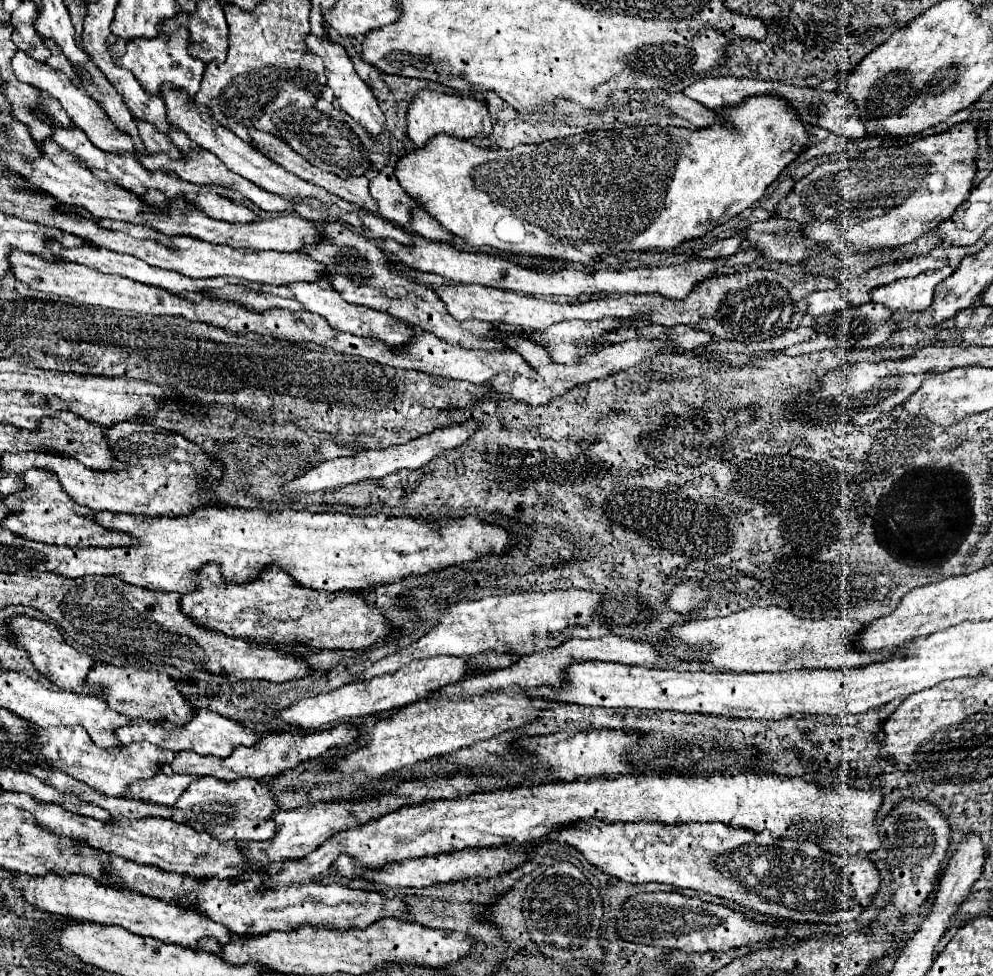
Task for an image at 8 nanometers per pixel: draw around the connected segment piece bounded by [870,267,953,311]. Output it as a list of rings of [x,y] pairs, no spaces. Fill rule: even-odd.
[[[945,267],[941,271],[927,271],[911,279],[895,281],[891,285],[877,287],[870,291],[871,301],[885,305],[889,309],[911,309],[911,311],[923,311],[933,301],[933,291],[937,287],[939,279],[945,279],[953,273],[951,267]]]

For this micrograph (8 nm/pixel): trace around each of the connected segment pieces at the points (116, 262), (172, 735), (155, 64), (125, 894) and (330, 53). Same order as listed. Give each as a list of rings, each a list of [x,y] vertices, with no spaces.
[[[47,241],[47,247],[59,255],[61,259],[65,261],[73,261],[73,263],[81,263],[81,265],[87,265],[87,267],[93,267],[93,269],[101,269],[103,273],[115,273],[115,275],[121,275],[121,277],[129,277],[133,281],[139,281],[139,283],[145,283],[145,285],[153,285],[153,287],[161,287],[161,289],[167,289],[169,293],[175,293],[175,295],[183,295],[187,291],[191,293],[203,293],[203,289],[221,289],[223,285],[229,285],[229,283],[241,283],[241,285],[247,285],[251,291],[269,291],[269,293],[275,293],[275,295],[281,295],[281,297],[293,297],[293,293],[287,289],[287,287],[269,287],[269,285],[249,285],[247,281],[233,281],[231,277],[215,277],[215,279],[189,279],[181,273],[175,273],[175,271],[167,271],[167,269],[159,269],[159,267],[153,267],[149,263],[145,263],[143,259],[137,259],[133,255],[123,255],[123,253],[115,253],[111,249],[105,249],[105,247],[95,247],[95,245],[79,245],[79,247],[63,247],[59,245],[59,241]]]
[[[209,709],[195,711],[193,719],[185,725],[173,725],[169,721],[147,721],[147,719],[131,719],[125,727],[119,727],[115,731],[115,737],[121,743],[133,743],[133,741],[149,741],[157,747],[169,749],[169,751],[195,751],[199,755],[215,755],[215,757],[229,757],[235,747],[239,745],[255,745],[259,735],[253,733],[247,727],[241,727],[239,723],[213,713]]]
[[[179,29],[179,33],[173,33],[171,37],[159,35],[151,41],[129,41],[125,55],[121,55],[121,57],[115,55],[115,61],[121,67],[129,69],[149,95],[161,97],[163,87],[173,85],[173,89],[185,91],[189,95],[189,99],[193,99],[195,93],[199,91],[205,63],[201,59],[195,59],[189,53],[189,47],[191,47],[191,39],[189,39],[187,29]]]
[[[49,871],[43,877],[31,877],[27,873],[13,875],[11,881],[13,889],[21,891],[21,899],[27,901],[33,907],[39,907],[49,913],[65,915],[79,921],[91,921],[91,923],[105,923],[105,925],[119,925],[135,935],[153,937],[165,943],[181,943],[185,947],[195,947],[199,939],[203,937],[215,937],[217,941],[231,941],[231,937],[237,937],[233,933],[227,933],[223,925],[215,925],[213,921],[207,921],[205,917],[199,917],[195,911],[185,911],[175,905],[167,905],[165,901],[155,901],[151,897],[139,895],[129,889],[115,889],[97,883],[95,879],[87,875],[59,875],[55,871]]]
[[[313,35],[307,37],[307,45],[309,45],[309,49],[311,49],[315,55],[323,57],[323,61],[325,61],[325,71],[327,71],[327,85],[333,89],[335,99],[337,99],[337,103],[341,105],[341,109],[343,109],[347,115],[351,115],[373,139],[379,139],[379,135],[381,135],[383,129],[385,129],[385,115],[383,115],[383,111],[379,109],[377,99],[375,99],[373,91],[369,89],[369,85],[357,75],[357,71],[355,71],[355,67],[353,67],[353,63],[351,63],[349,55],[345,53],[345,49],[343,49],[341,45],[337,45],[337,43],[333,43],[331,39],[319,39],[319,41],[317,41],[317,37],[313,37]]]

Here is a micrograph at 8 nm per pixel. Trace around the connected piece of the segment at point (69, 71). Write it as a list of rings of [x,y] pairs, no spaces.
[[[45,41],[45,45],[49,47],[49,51],[51,51],[51,57],[47,59],[47,65],[49,67],[55,67],[55,69],[61,69],[67,77],[77,86],[81,86],[81,81],[75,73],[75,69],[71,67],[71,63],[67,61],[67,57],[63,57],[63,53],[61,53],[61,49],[57,47],[57,45],[51,45],[49,41]]]

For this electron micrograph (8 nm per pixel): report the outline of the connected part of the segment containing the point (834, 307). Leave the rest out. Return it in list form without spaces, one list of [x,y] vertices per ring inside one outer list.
[[[839,289],[815,291],[815,293],[807,295],[805,301],[807,301],[807,315],[811,315],[813,319],[817,319],[821,315],[835,313],[835,311],[839,311],[839,309],[843,309],[847,305]]]

